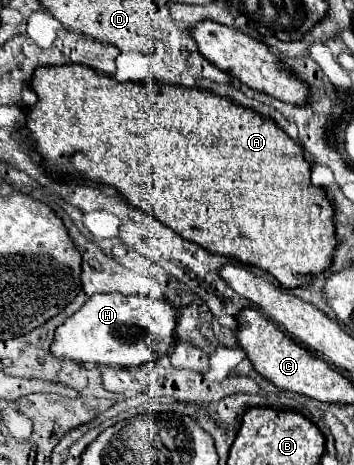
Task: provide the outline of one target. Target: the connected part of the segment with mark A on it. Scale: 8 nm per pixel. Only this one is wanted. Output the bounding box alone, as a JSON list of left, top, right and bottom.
[24,65,336,289]

